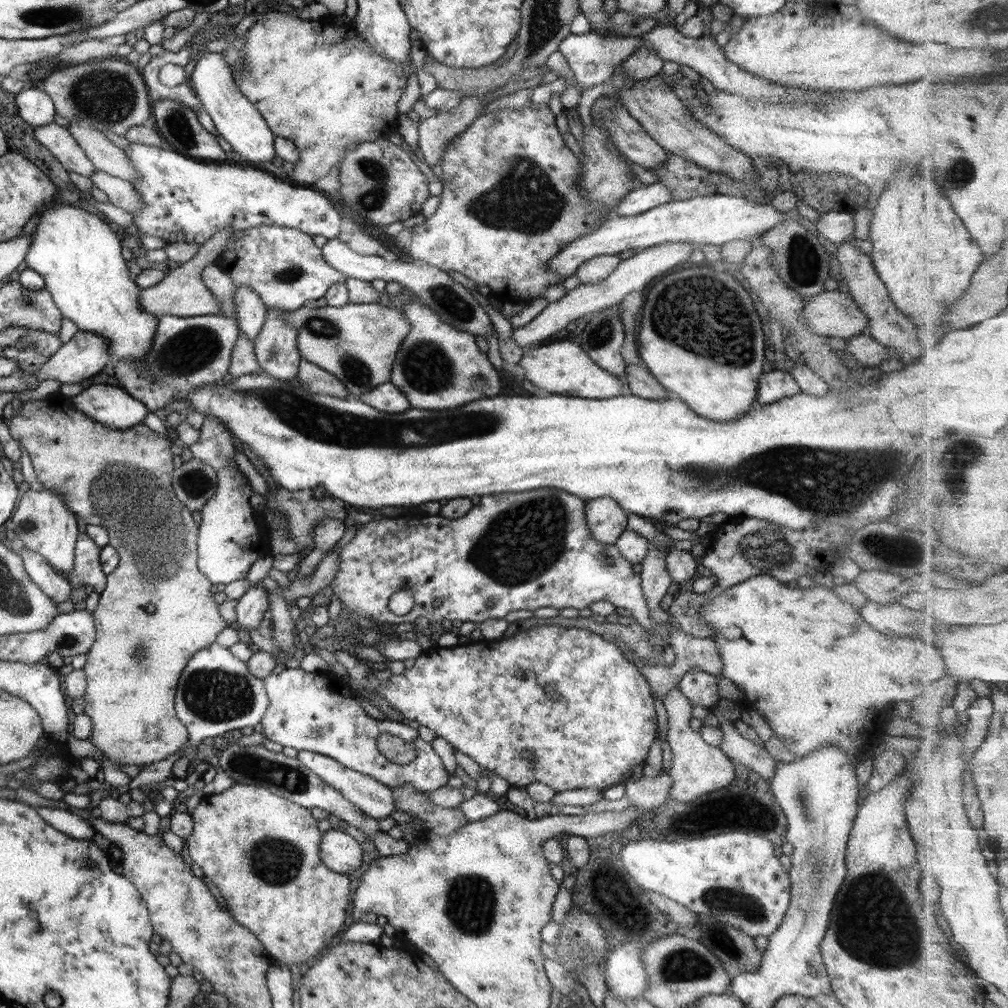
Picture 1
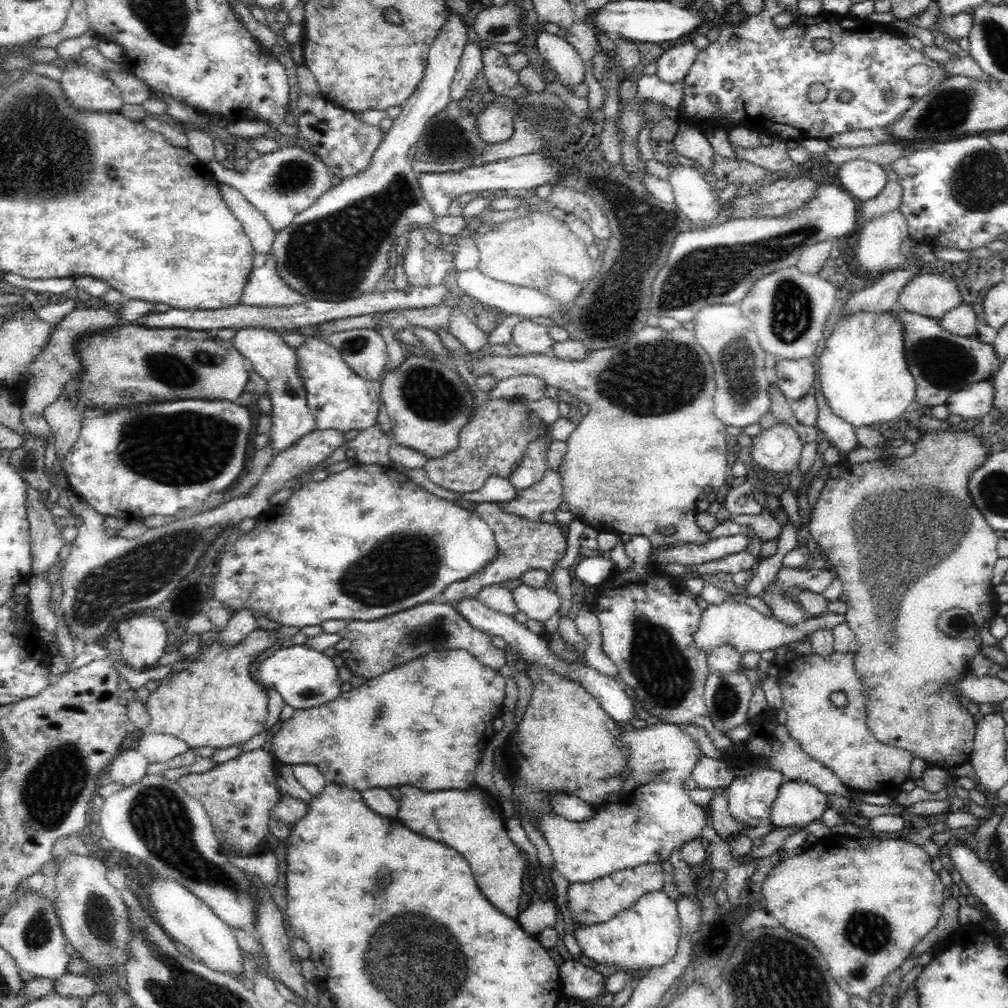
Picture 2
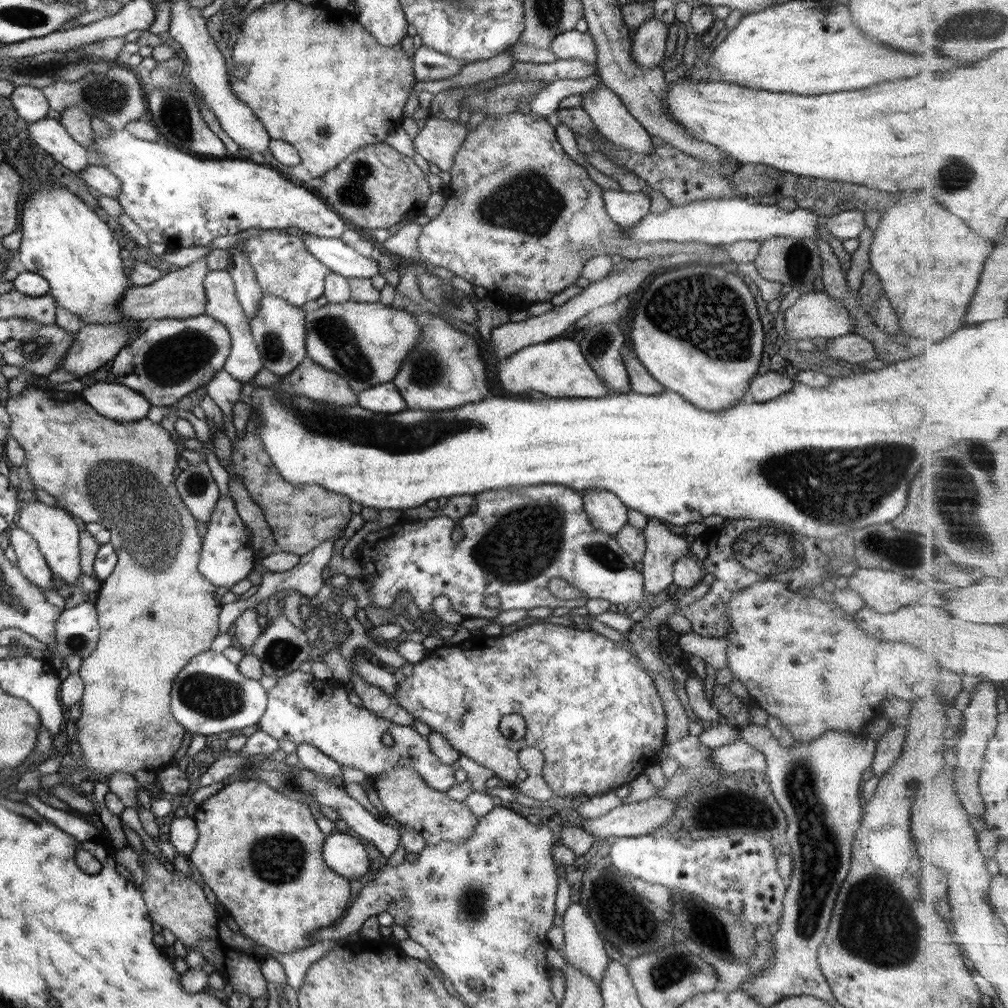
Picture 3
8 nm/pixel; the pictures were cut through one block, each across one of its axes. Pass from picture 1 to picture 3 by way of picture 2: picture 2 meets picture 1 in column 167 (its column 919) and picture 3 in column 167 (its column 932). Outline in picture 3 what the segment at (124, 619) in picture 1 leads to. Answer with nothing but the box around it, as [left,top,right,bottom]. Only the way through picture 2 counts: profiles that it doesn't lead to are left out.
[5,387,221,783]

